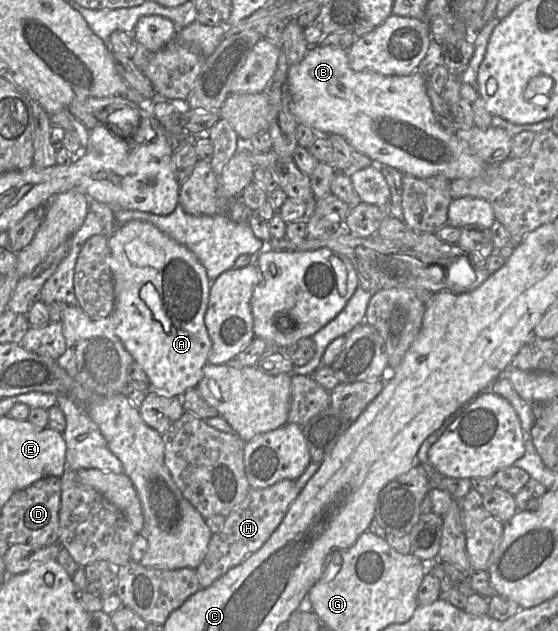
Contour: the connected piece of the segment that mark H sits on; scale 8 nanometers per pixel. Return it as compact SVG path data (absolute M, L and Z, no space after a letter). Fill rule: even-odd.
M283 479L261 489L250 488L245 499L226 517L223 528L212 534L208 552L195 569L201 589L211 586L230 569L240 565L259 550L284 519L288 508L299 495L294 480Z

